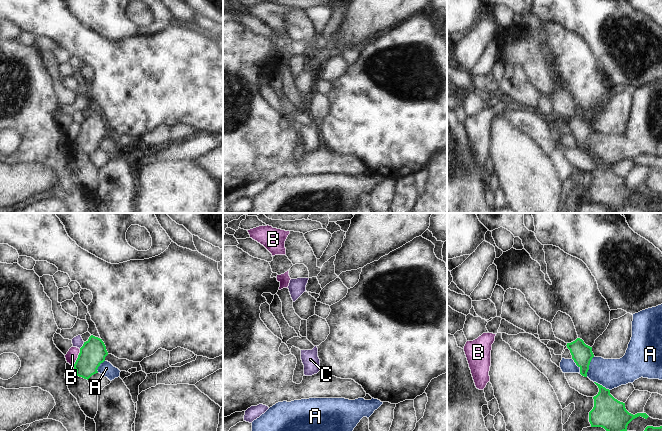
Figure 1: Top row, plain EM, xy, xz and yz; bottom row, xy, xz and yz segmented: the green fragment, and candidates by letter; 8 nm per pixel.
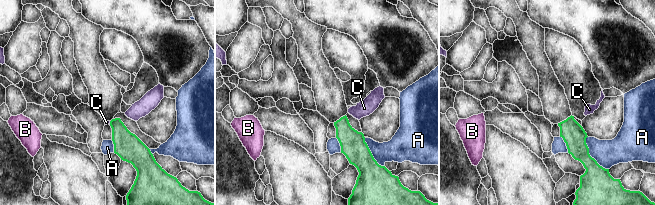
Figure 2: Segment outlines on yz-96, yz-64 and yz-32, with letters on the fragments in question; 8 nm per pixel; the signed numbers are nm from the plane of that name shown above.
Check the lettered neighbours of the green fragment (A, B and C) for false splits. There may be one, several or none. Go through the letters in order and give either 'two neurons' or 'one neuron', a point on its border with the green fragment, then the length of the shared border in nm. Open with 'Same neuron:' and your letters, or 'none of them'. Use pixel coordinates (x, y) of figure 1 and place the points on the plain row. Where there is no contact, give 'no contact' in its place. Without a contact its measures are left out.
Same neuron: none of them
A: two neurons; contact yz (588, 142); length 180 nm
B: two neurons; contact xy (78, 133); length 150 nm
C: two neurons; contact xy (83, 121); length 70 nm

